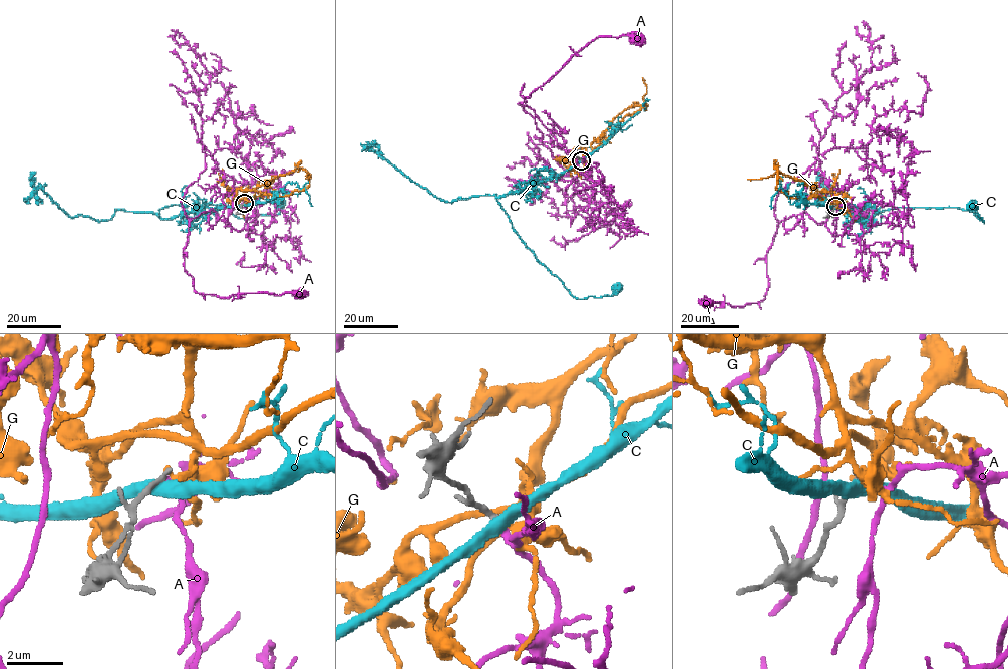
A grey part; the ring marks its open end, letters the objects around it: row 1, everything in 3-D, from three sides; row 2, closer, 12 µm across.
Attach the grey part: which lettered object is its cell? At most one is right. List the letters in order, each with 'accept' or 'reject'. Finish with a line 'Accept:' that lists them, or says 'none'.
A: accept
C: reject
G: reject
Accept: A

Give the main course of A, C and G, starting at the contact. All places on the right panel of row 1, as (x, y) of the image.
A: (836, 206), (856, 211), (842, 235), (804, 212), (777, 225), (763, 300), (742, 306), (706, 301)
C: (835, 207), (872, 222), (874, 215), (897, 207), (957, 207), (983, 222), (972, 206)
G: (835, 205), (829, 192), (819, 192), (778, 170), (764, 178), (748, 179)

